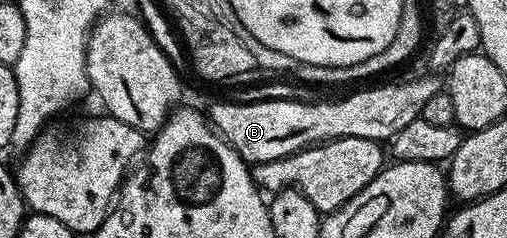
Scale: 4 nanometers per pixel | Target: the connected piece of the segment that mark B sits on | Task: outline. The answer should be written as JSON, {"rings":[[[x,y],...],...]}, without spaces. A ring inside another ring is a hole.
{"rings":[[[428,75],[415,76],[400,84],[363,88],[360,92],[349,93],[344,100],[323,100],[320,104],[302,104],[288,98],[264,98],[243,104],[223,100],[212,106],[209,119],[211,127],[251,166],[280,160],[308,146],[342,136],[389,142],[404,126],[409,126],[409,122],[420,119],[429,98],[440,92],[440,77]]]}

